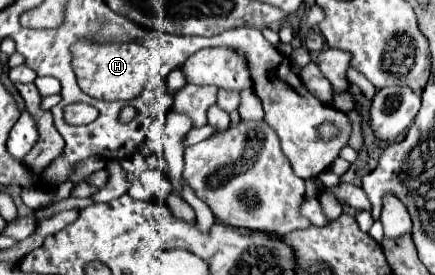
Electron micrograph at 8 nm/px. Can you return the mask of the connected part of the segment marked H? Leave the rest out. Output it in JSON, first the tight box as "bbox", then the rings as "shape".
{"bbox":[71,38,149,100],"shape":[[[81,38],[75,44],[71,44],[71,56],[73,56],[73,70],[77,76],[77,84],[83,92],[87,92],[93,98],[99,100],[131,100],[147,82],[149,72],[149,52],[145,46],[137,42],[105,42],[97,44],[91,38]]]}

